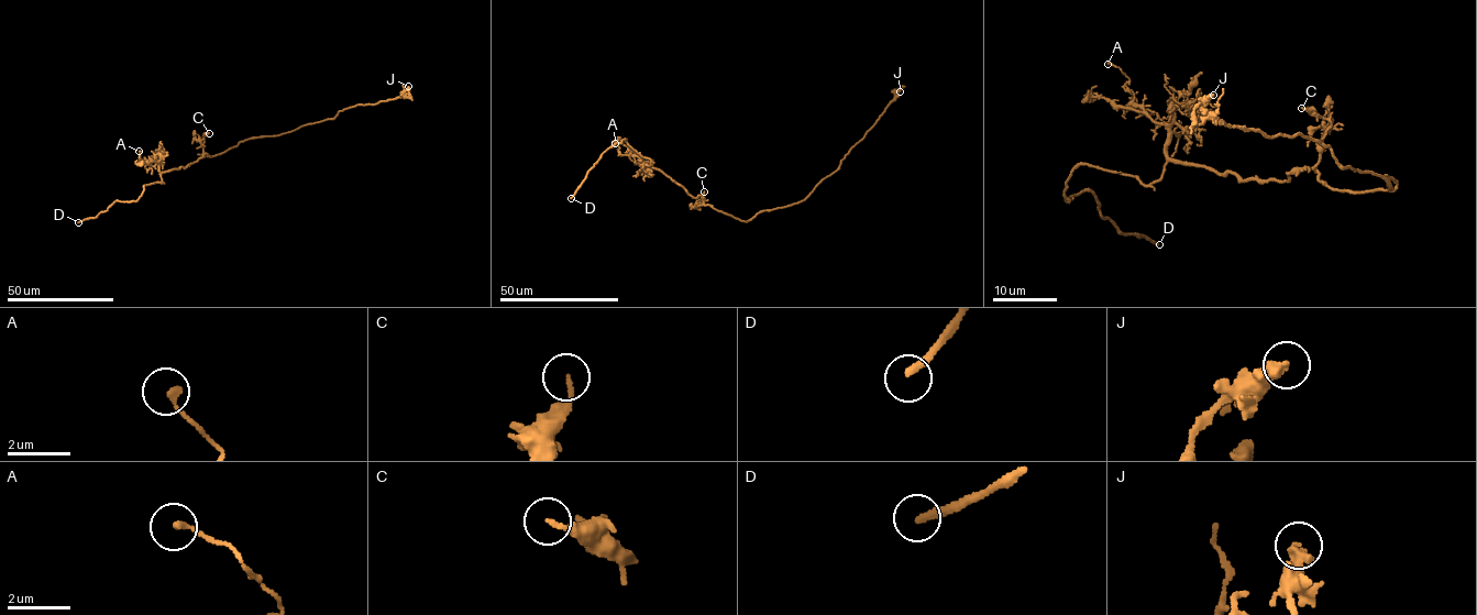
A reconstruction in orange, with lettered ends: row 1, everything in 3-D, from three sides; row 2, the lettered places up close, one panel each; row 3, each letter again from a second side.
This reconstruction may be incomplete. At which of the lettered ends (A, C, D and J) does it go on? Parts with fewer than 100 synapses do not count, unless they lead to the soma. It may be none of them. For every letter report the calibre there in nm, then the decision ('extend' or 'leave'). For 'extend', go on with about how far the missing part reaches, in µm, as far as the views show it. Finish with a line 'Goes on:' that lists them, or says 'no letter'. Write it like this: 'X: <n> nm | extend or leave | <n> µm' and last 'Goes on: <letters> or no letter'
A: 200 nm | leave
C: 160 nm | leave
D: 240 nm | extend | 8 µm
J: 360 nm | leave
Goes on: D

